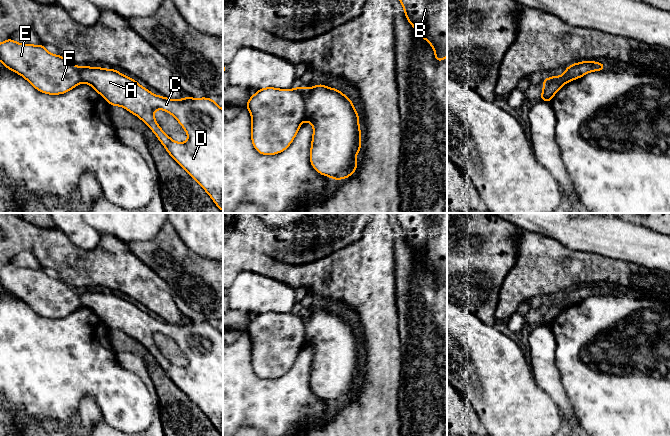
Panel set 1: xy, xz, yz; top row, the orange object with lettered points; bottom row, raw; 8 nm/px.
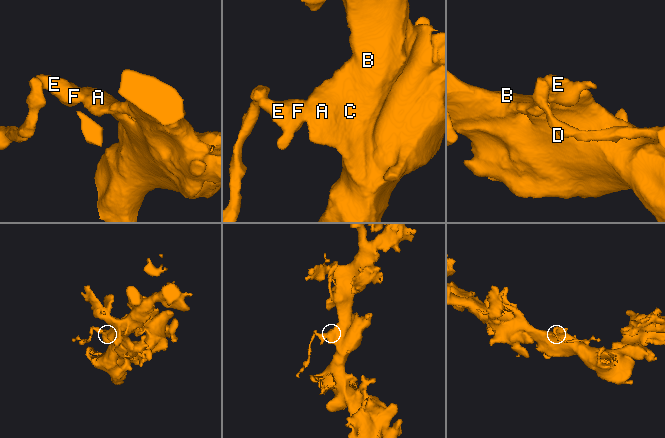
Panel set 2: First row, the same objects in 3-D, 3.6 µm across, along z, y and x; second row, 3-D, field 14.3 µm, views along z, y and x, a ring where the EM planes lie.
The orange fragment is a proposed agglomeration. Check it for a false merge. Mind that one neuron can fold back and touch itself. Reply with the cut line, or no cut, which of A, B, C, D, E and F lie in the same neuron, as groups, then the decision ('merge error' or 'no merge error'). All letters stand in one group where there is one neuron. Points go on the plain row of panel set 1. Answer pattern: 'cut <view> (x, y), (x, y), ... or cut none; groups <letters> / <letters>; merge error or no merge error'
cut xz (302, 312), (304, 342); groups A B C D / E F; merge error

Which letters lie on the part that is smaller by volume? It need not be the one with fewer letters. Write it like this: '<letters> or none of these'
E, F

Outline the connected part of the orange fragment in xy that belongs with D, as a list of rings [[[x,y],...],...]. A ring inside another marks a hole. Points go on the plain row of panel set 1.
[[[87,289],[79,291],[80,301],[83,307],[91,309],[111,330],[121,330],[130,337],[139,341],[156,359],[171,381],[188,398],[195,403],[200,410],[208,417],[217,431],[223,436],[223,333],[214,323],[184,321],[180,324],[167,323],[164,320],[157,320],[142,311],[134,303],[119,297],[116,293],[103,293],[101,291],[91,292]],[[156,333],[162,333],[174,340],[179,348],[188,358],[188,364],[184,367],[173,365],[157,348],[154,342]]]

